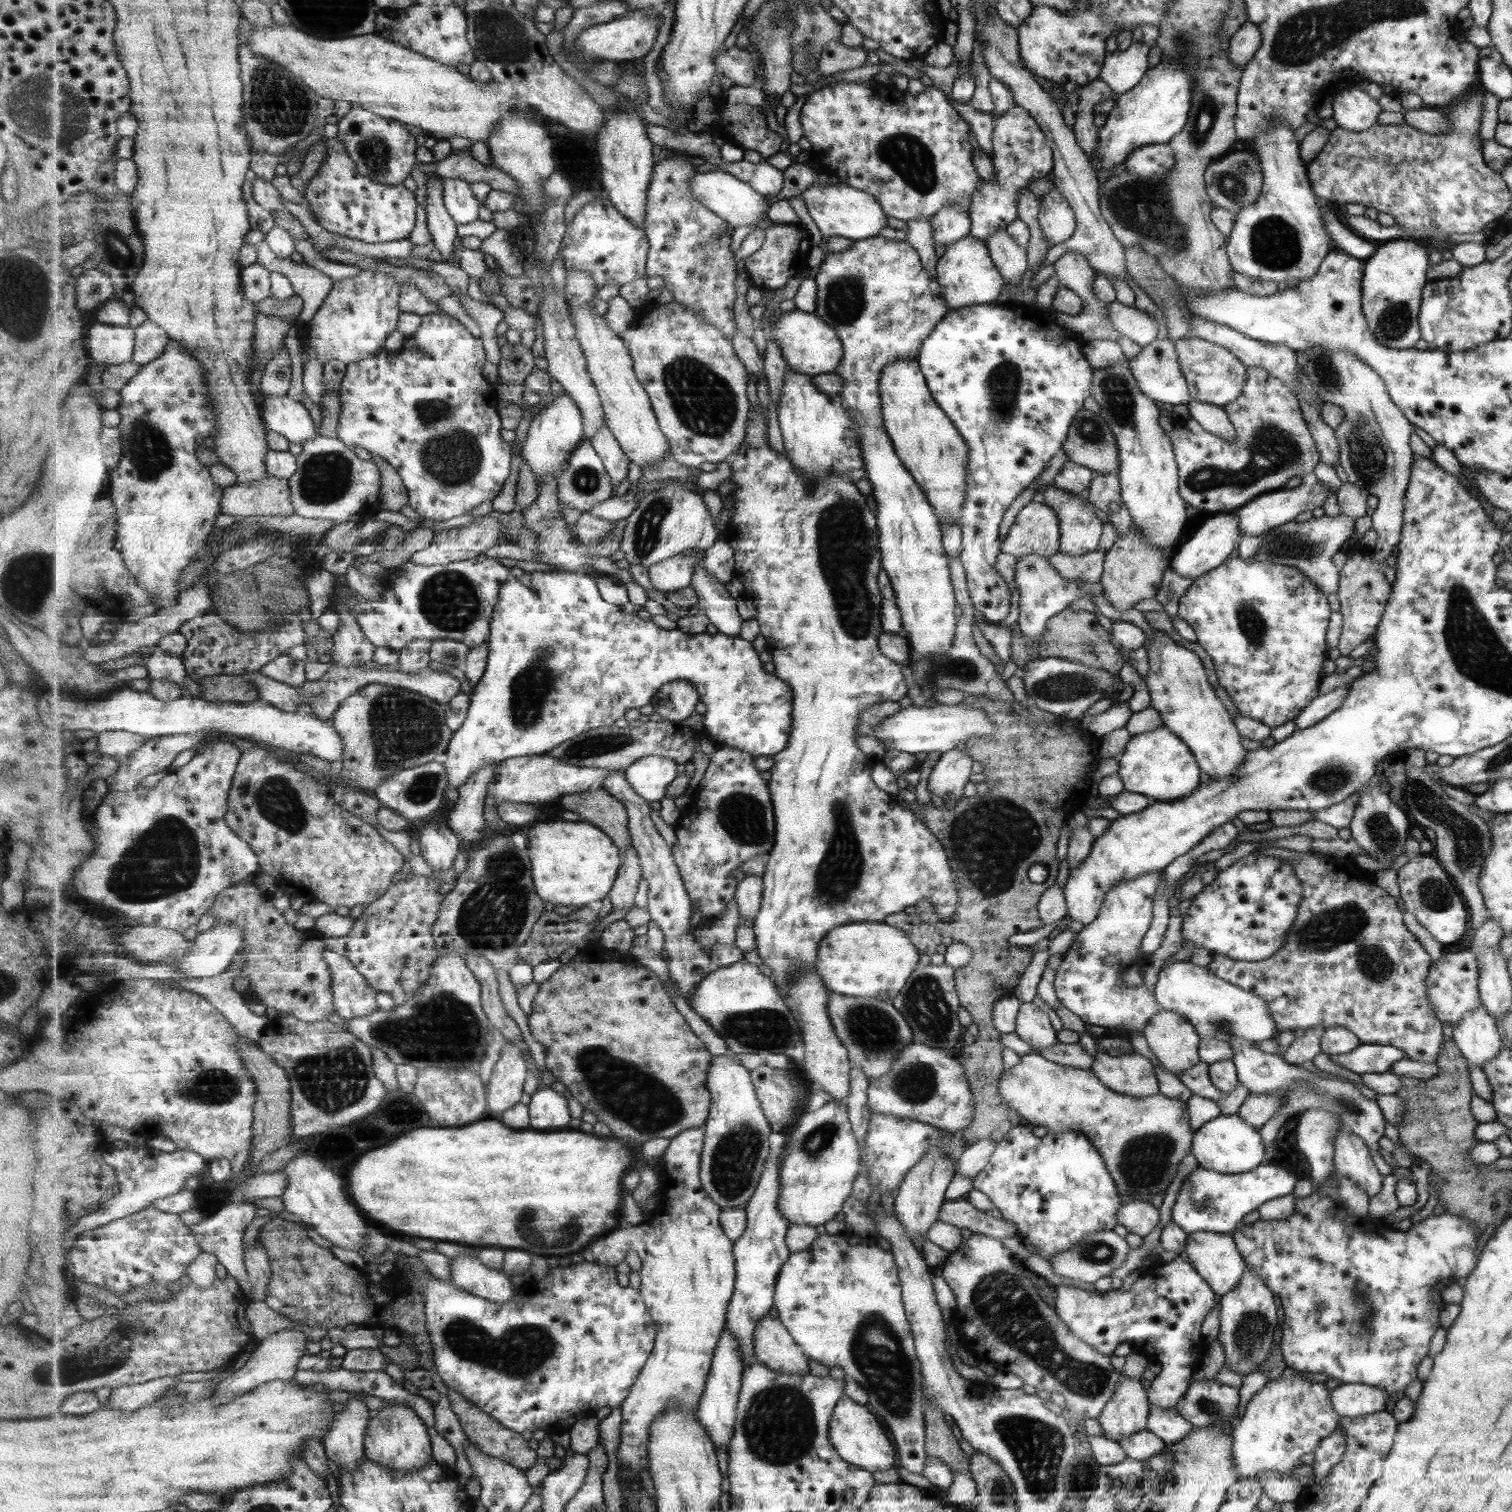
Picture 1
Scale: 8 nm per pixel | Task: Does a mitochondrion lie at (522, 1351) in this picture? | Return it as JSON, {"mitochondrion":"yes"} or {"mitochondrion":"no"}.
{"mitochondrion":"yes"}

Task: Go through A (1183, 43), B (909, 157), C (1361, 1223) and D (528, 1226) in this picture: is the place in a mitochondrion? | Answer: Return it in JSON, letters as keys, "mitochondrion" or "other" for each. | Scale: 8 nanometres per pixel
{"A":"mitochondrion","B":"mitochondrion","C":"other","D":"mitochondrion"}

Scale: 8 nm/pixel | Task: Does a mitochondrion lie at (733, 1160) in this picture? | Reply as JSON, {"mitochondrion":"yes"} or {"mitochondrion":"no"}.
{"mitochondrion":"yes"}

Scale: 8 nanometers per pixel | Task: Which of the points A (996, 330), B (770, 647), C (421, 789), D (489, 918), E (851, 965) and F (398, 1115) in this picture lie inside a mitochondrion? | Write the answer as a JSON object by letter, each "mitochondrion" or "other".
{"A":"other","B":"other","C":"mitochondrion","D":"mitochondrion","E":"other","F":"other"}

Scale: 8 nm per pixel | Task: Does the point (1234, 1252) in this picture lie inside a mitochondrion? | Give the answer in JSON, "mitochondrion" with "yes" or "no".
{"mitochondrion":"no"}

